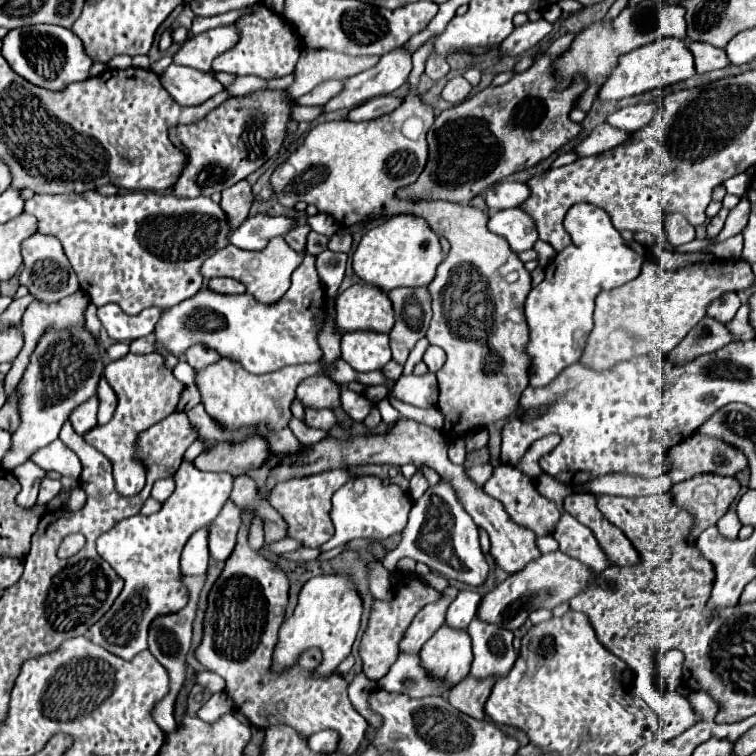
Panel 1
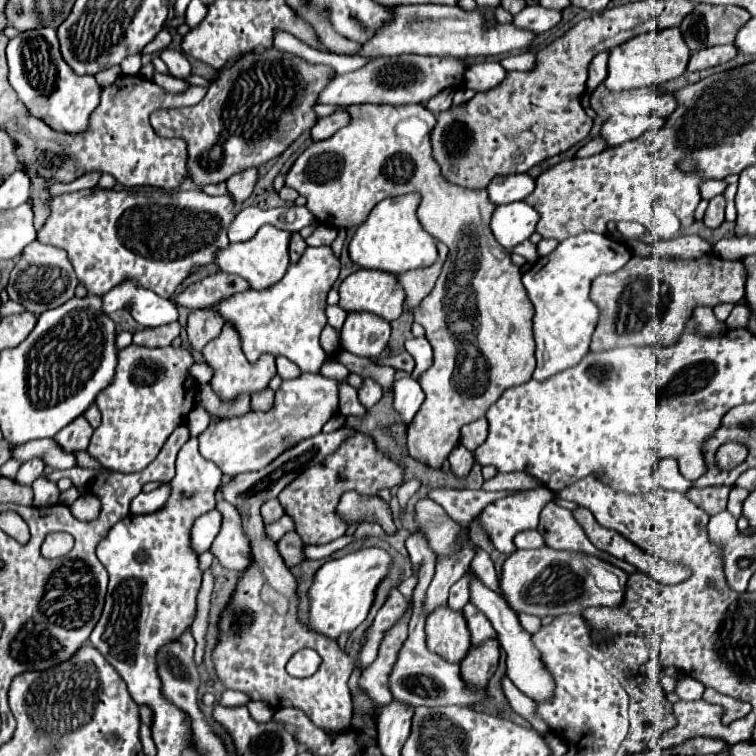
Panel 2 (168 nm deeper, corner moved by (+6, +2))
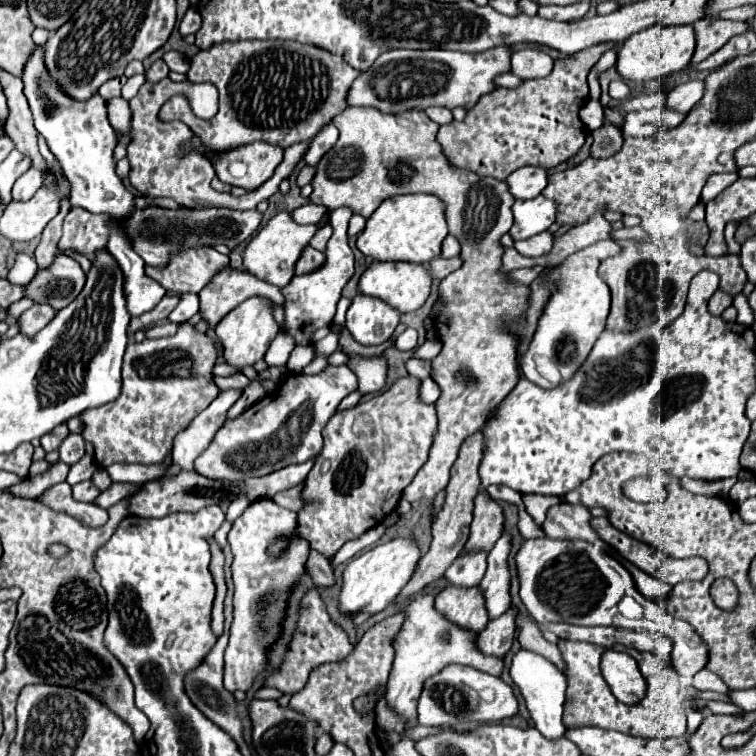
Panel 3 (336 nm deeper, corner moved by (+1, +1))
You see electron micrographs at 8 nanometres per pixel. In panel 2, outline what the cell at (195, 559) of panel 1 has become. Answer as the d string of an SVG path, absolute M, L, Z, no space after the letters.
M213 509L213 511L201 515L201 517L195 521L191 539L193 539L193 547L195 547L197 553L203 553L203 551L207 551L207 549L211 547L215 535L219 533L221 519L223 519L221 513L219 513L217 509Z

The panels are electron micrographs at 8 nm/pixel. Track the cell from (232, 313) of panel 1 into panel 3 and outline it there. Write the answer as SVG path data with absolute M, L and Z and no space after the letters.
M338 208L330 214L330 226L334 228L334 234L326 244L324 264L320 268L316 268L314 272L294 276L282 288L282 294L284 294L284 324L280 328L282 328L282 332L288 332L296 340L296 344L302 344L302 346L314 344L314 332L322 326L332 324L332 318L336 314L336 304L342 296L342 288L346 286L346 282L354 274L354 254L348 246L348 236L346 236L350 216L352 216L352 212L346 210L346 208Z

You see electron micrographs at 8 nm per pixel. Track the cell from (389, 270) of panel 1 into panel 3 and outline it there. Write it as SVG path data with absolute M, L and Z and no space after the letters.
M402 194L384 200L378 210L368 218L364 232L358 236L356 246L364 256L378 262L416 262L426 264L440 256L442 240L448 228L444 220L444 206L430 194Z

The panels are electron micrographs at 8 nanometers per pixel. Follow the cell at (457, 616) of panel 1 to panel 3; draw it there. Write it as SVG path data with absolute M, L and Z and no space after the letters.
M474 554L474 558L456 558L444 576L452 586L474 588L480 584L486 572L486 556L488 554Z

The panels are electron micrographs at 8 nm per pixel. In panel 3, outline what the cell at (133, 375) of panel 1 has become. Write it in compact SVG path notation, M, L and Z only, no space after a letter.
M184 324L182 330L172 338L130 342L126 348L126 358L122 364L122 394L118 400L86 410L82 422L86 424L82 436L94 446L94 458L100 466L110 466L114 462L126 464L158 464L172 450L172 440L178 432L186 430L190 420L198 416L218 394L218 386L212 380L212 366L216 362L214 340L206 334L198 334L192 326Z

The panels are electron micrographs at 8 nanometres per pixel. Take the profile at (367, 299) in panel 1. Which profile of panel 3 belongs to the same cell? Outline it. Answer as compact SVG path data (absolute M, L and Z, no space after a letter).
M374 262L372 266L368 266L368 270L362 274L360 282L358 282L358 292L372 296L372 298L380 298L384 300L388 306L392 306L394 310L398 310L400 314L406 312L414 312L418 310L428 294L430 294L430 274L422 264L410 264L410 262Z

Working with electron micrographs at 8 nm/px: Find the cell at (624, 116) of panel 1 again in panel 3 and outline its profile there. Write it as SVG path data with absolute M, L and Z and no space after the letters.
M690 80L686 84L676 86L672 92L666 96L666 108L674 112L686 114L704 94L704 82L702 80Z

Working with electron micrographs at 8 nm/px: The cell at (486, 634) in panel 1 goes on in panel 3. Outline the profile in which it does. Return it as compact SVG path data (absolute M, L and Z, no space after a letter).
M504 532L502 538L494 544L494 550L488 554L488 570L480 582L480 592L484 596L484 606L488 618L500 618L510 608L510 574L508 574L508 554L510 554L510 536Z

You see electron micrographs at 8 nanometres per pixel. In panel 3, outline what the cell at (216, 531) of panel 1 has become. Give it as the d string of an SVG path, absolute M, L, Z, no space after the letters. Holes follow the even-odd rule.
M272 500L252 502L240 518L232 524L228 532L228 544L234 554L232 576L234 576L234 622L230 628L230 642L224 654L224 686L226 690L246 692L252 684L252 678L264 668L266 646L276 638L278 624L272 622L278 612L284 612L288 588L304 574L304 562L308 558L308 542L298 534L296 512L286 510ZM284 538L286 548L272 556L268 548Z

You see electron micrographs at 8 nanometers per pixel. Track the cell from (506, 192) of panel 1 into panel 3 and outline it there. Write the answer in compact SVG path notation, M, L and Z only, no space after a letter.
M524 166L524 168L518 168L516 172L512 172L506 178L506 184L514 198L528 200L528 198L536 198L546 188L546 184L548 184L546 176L548 174L544 168Z

